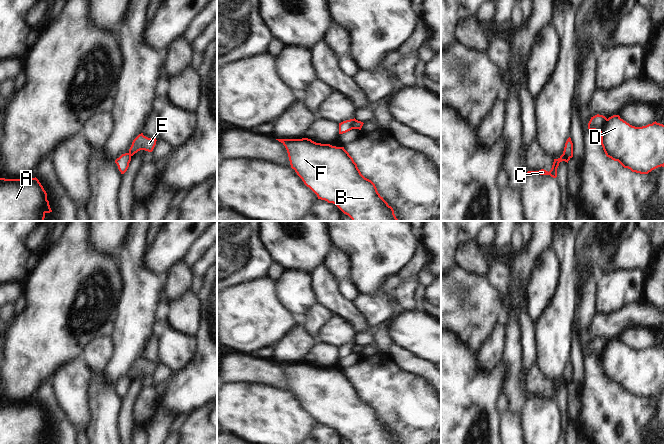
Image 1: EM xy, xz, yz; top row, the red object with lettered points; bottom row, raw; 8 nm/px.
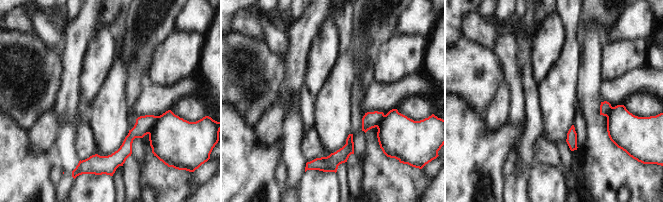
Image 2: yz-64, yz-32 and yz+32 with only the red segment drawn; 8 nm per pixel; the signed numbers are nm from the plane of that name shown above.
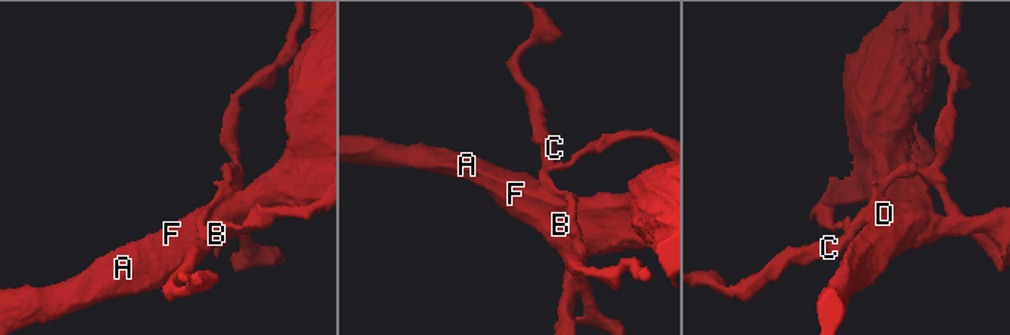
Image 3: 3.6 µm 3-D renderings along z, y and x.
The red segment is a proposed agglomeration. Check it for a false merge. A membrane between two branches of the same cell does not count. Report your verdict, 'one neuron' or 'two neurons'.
two neurons

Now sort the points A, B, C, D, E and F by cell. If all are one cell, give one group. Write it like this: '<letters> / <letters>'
A B D E F / C

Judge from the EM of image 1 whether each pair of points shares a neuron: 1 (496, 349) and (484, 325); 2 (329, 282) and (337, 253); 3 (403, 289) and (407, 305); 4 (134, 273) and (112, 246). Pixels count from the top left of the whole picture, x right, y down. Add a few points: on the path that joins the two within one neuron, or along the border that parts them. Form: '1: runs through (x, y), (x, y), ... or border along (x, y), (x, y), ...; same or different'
1: border along (502, 320), (497, 324), (476, 355); different
2: border along (325, 263), (337, 279); different
3: runs through (404, 293), (406, 301); same
4: border along (129, 233), (118, 255); different

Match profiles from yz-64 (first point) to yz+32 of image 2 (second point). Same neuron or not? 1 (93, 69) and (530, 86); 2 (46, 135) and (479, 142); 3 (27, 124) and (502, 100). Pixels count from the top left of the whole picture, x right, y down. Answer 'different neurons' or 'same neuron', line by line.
1: different neurons
2: different neurons
3: different neurons

